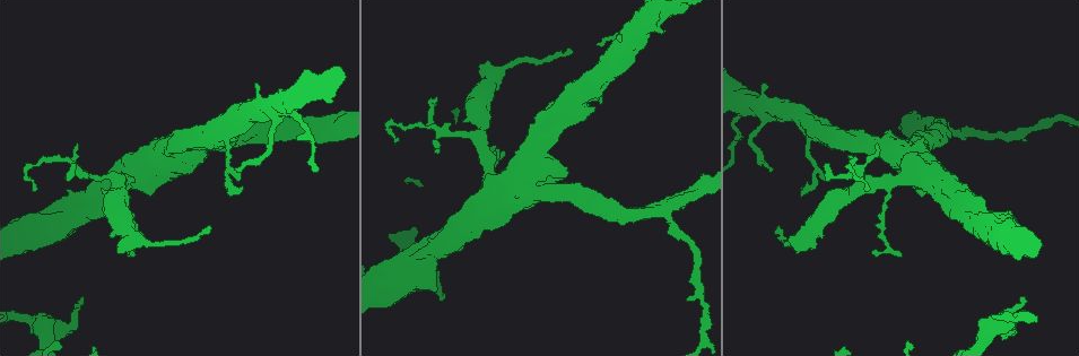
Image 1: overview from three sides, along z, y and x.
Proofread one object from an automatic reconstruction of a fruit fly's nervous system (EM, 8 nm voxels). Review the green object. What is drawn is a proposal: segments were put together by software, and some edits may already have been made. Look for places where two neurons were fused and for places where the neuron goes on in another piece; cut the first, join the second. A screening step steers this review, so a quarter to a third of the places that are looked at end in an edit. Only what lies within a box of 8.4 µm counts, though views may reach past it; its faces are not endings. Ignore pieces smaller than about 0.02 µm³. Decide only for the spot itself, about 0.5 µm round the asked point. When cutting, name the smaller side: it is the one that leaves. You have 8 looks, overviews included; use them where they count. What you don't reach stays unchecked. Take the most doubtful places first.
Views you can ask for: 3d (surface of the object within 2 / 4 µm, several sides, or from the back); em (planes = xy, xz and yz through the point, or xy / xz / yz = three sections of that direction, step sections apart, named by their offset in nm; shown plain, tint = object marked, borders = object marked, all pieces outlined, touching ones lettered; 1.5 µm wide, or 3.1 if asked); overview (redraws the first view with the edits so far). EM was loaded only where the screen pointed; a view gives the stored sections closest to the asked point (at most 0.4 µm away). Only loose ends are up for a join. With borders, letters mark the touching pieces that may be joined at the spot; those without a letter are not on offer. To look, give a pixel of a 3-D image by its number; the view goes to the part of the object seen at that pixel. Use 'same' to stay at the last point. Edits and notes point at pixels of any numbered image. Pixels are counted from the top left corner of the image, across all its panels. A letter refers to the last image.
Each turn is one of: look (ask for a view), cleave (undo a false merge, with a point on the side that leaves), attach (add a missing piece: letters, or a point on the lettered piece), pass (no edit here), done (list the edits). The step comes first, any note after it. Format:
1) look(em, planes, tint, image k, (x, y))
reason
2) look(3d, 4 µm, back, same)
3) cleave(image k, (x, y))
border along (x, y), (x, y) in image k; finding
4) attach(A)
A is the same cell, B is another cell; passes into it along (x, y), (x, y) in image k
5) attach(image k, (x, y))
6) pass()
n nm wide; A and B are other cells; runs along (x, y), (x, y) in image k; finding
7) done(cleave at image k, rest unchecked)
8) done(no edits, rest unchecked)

look(em, planes, borders, image 1, (84, 296))
thin end

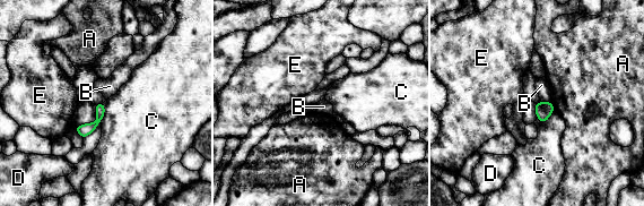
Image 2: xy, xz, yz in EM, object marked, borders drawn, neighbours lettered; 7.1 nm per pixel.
pass()
A, B, C, D and E are other cells; border along (550, 100), (541, 102) in image 2; no lettered piece goes on from it

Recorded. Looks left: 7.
look(em, xz, step 8, tint, image 1, (499, 223))
thick end

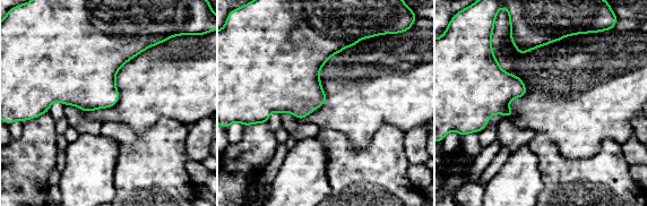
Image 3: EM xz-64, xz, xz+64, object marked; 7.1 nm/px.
look(em, planes, borders, same)
cut it another way

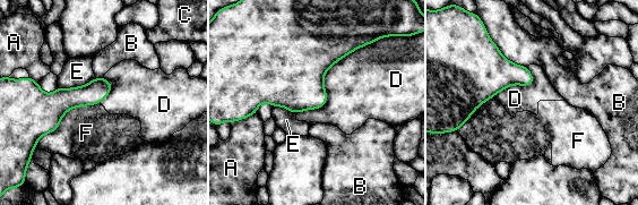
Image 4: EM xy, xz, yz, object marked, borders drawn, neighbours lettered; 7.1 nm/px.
pass()
A, B, C, D, E and F are other cells; runs along (32, 85), (44, 99), (109, 86) in image 4; none of them fits

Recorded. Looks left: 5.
look(3d, 2 µm, back, image 1, (494, 145))
tapers out

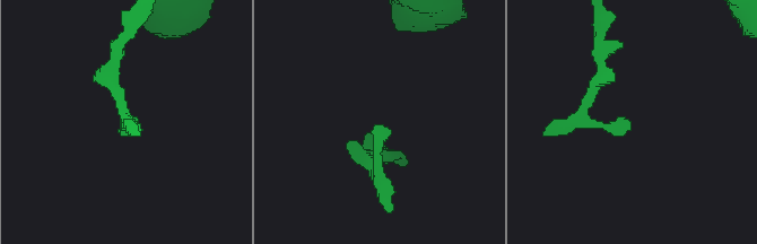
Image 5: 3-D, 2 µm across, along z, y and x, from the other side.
look(em, planes, plain, image 5, (379, 125))
need the tissue

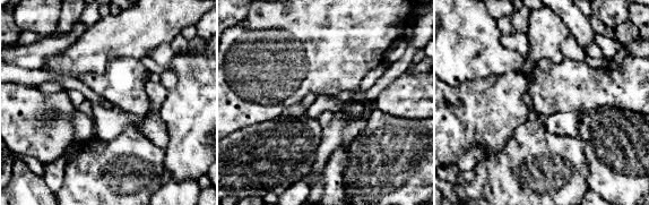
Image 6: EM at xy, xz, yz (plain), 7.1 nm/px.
look(em, planes, borders, same)
see the neighbours

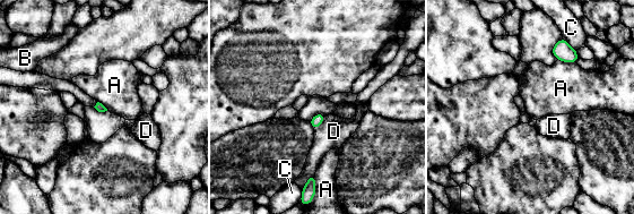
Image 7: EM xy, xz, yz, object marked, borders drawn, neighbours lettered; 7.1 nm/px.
pass()
A, B, C and D are other cells; no lettered piece goes on from it

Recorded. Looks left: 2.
done(no edits, rest unchecked)

